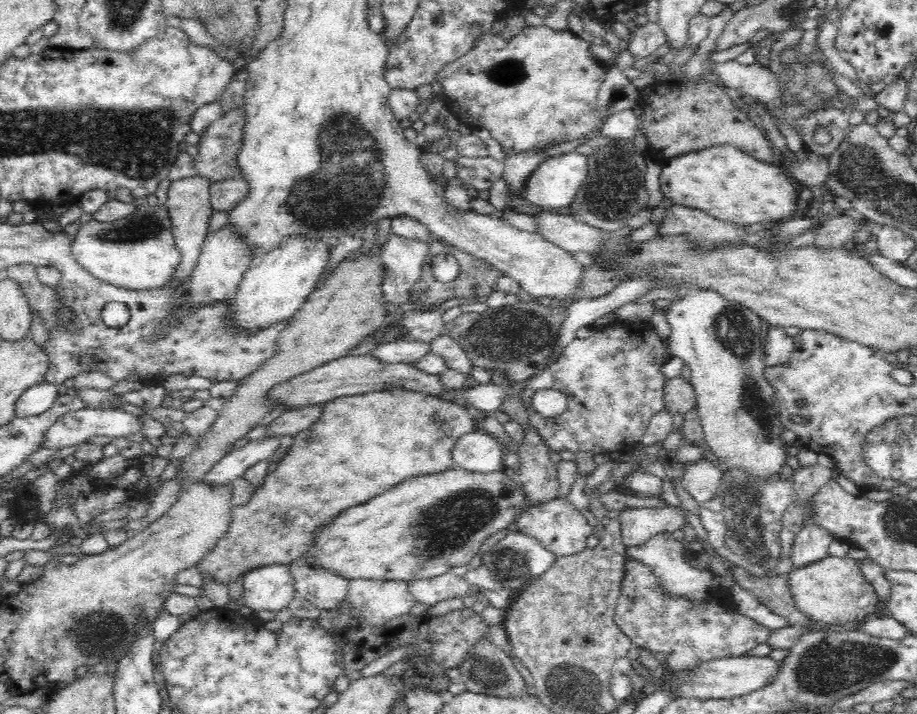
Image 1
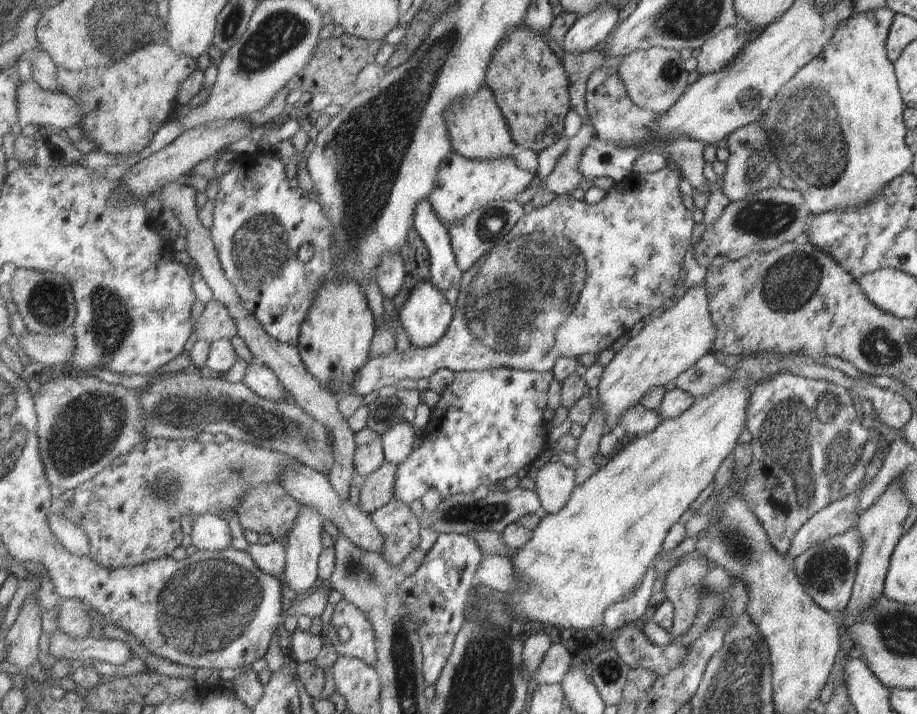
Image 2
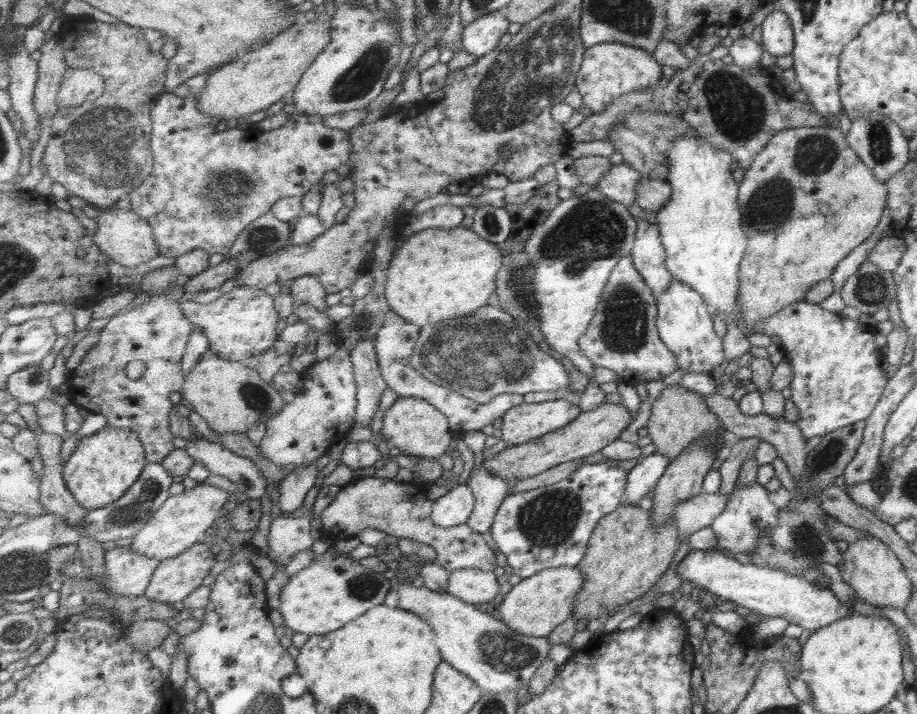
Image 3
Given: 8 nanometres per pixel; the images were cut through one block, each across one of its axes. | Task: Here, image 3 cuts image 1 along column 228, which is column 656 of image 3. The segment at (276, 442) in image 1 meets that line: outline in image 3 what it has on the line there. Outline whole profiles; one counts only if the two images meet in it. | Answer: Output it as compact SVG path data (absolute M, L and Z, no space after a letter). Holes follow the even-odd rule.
M656 451L642 457L628 476L624 504L641 506L642 498L659 482L669 466L670 458Z

